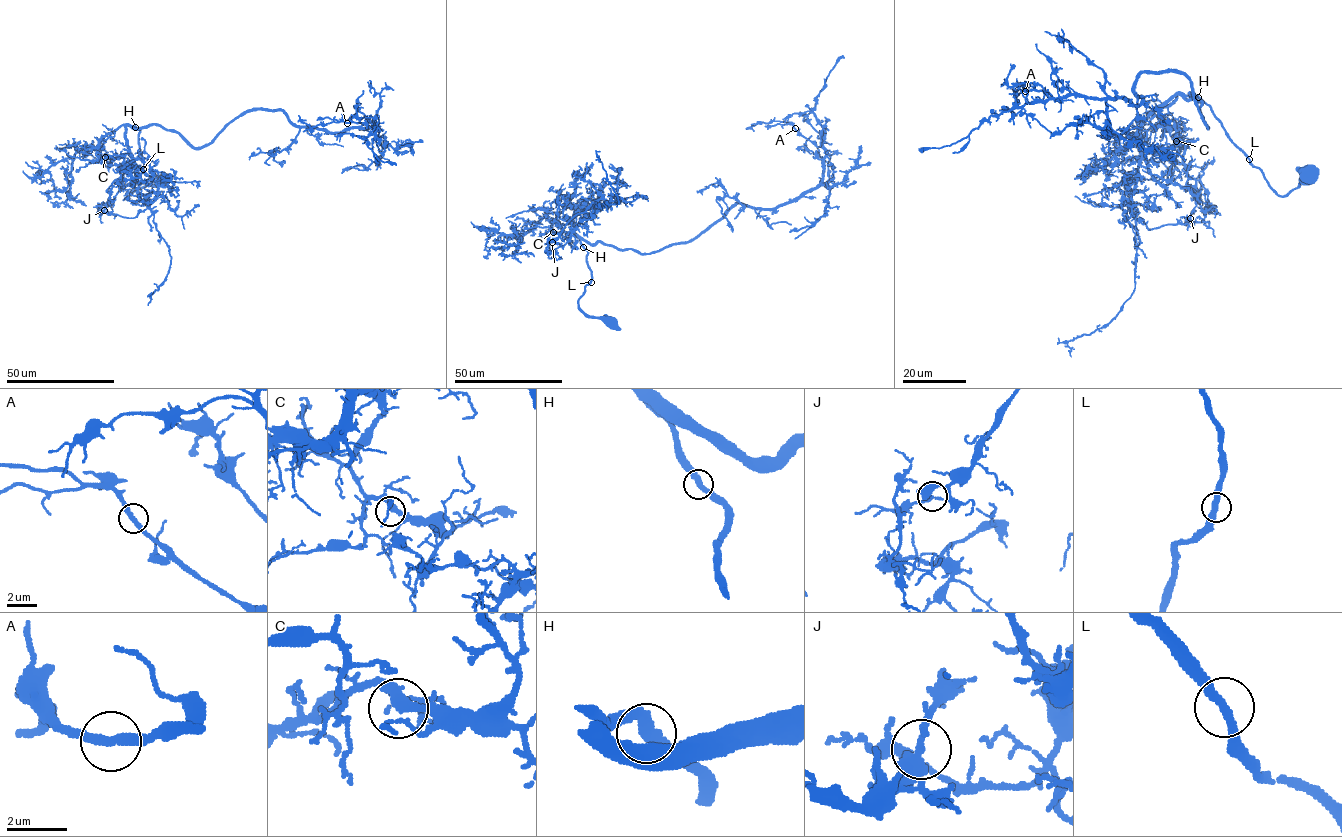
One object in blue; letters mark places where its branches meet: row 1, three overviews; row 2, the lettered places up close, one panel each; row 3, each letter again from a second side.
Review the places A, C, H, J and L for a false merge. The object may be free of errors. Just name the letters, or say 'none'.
none

